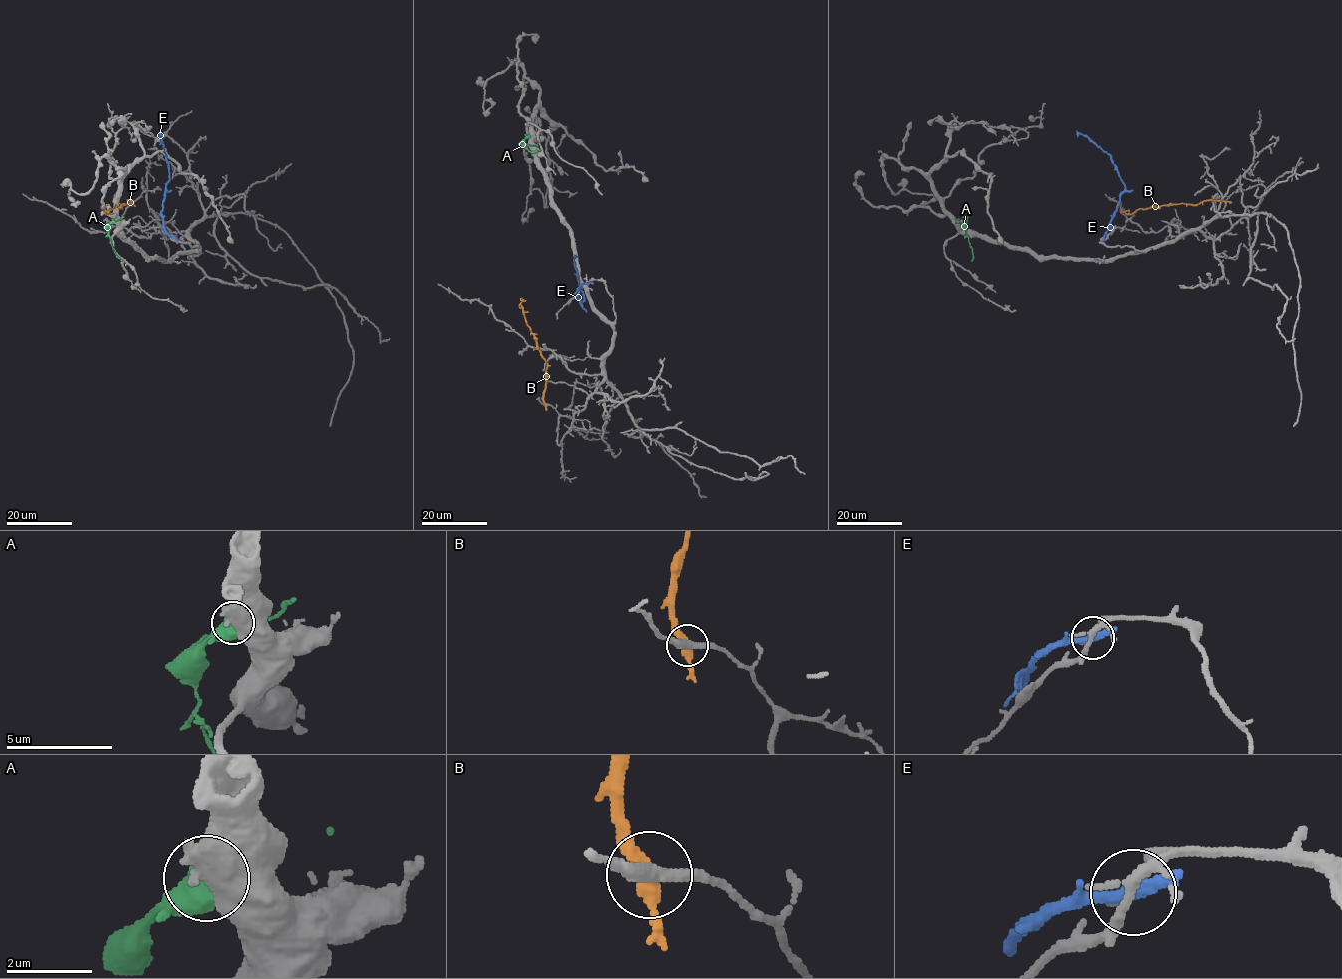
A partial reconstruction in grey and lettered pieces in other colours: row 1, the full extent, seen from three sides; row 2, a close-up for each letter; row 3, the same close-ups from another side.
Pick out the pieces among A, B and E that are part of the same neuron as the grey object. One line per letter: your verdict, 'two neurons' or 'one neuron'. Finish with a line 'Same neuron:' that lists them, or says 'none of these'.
A: one neuron
B: two neurons
E: two neurons
Same neuron: A

